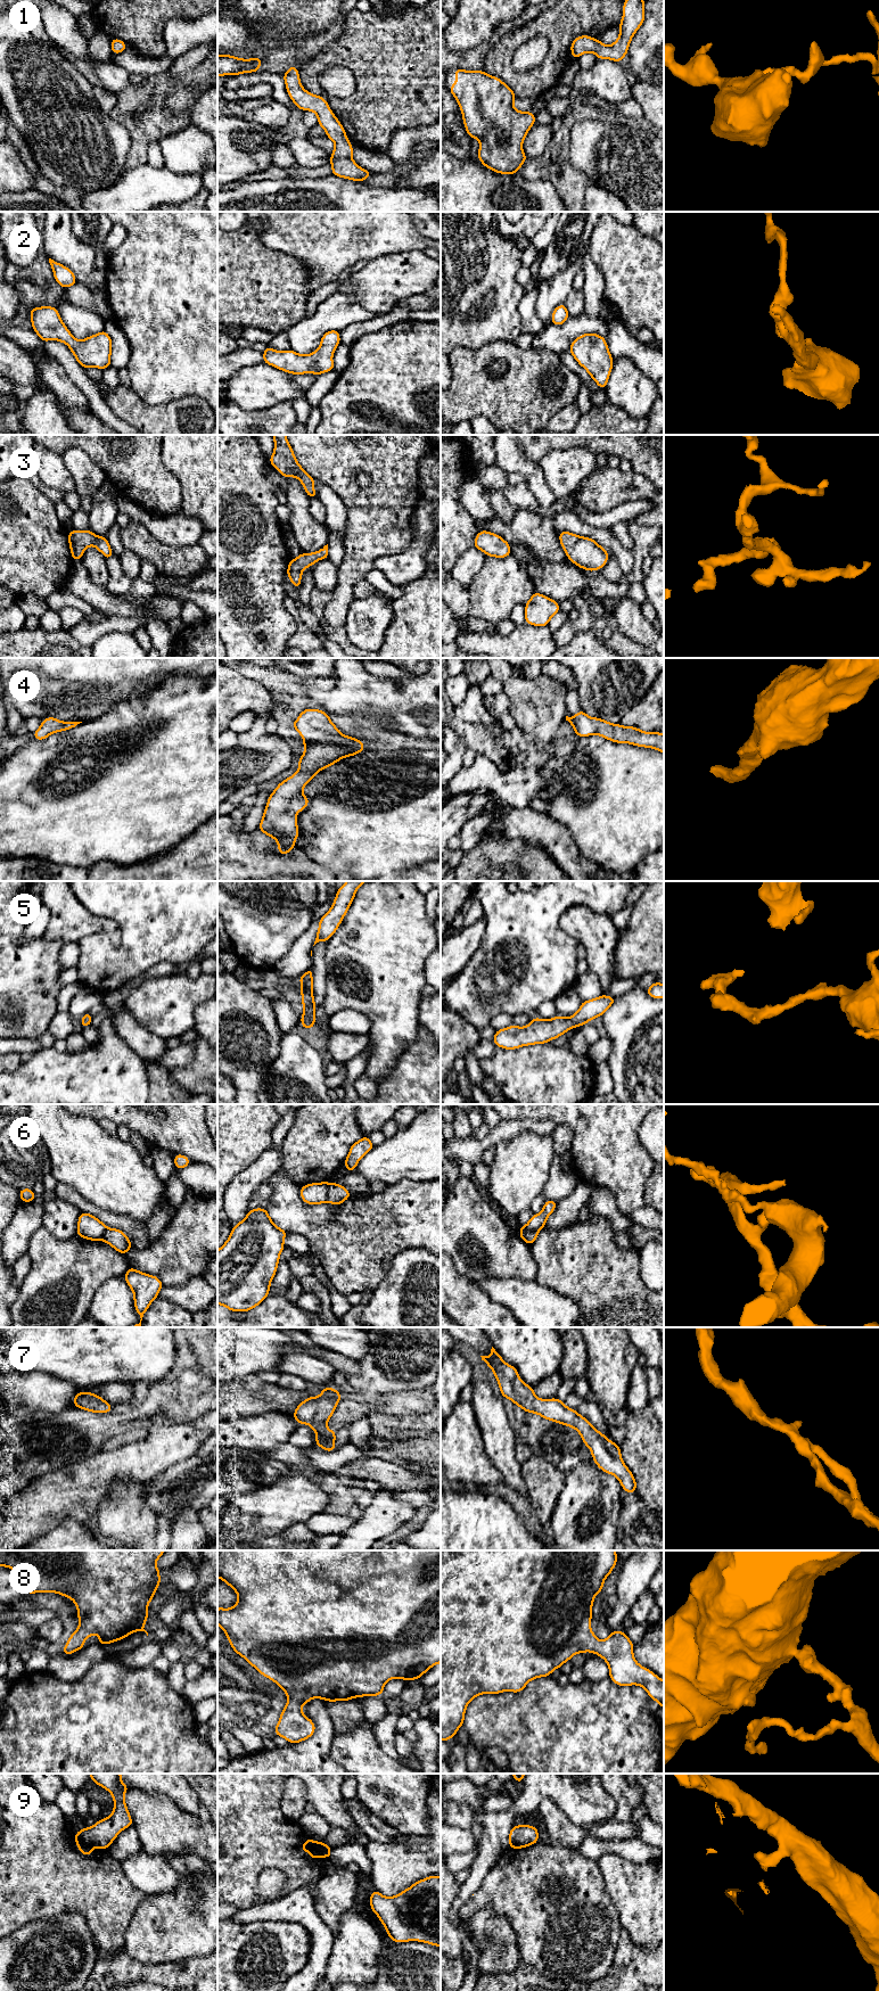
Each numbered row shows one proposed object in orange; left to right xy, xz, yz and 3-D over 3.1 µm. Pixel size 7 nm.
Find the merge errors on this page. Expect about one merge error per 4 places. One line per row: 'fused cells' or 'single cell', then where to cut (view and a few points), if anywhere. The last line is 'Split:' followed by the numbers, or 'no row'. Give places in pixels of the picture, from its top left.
1: single cell | no cut
2: single cell | no cut
3: single cell | no cut
4: single cell | no cut
5: single cell | no cut
6: fused cells | yz (539, 1230), (519, 1232)
7: single cell | no cut
8: single cell | no cut
9: fused cells | xz (319, 1842), (314, 1858)
Split: 6, 9

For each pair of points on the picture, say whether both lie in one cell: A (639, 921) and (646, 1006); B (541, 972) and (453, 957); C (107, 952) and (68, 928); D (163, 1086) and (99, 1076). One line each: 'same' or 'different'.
A: different
B: different
C: different
D: different

